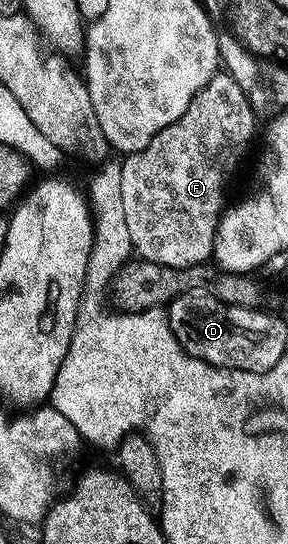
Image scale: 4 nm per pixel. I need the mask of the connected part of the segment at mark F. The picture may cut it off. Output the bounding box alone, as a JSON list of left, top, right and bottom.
[119,73,259,269]

